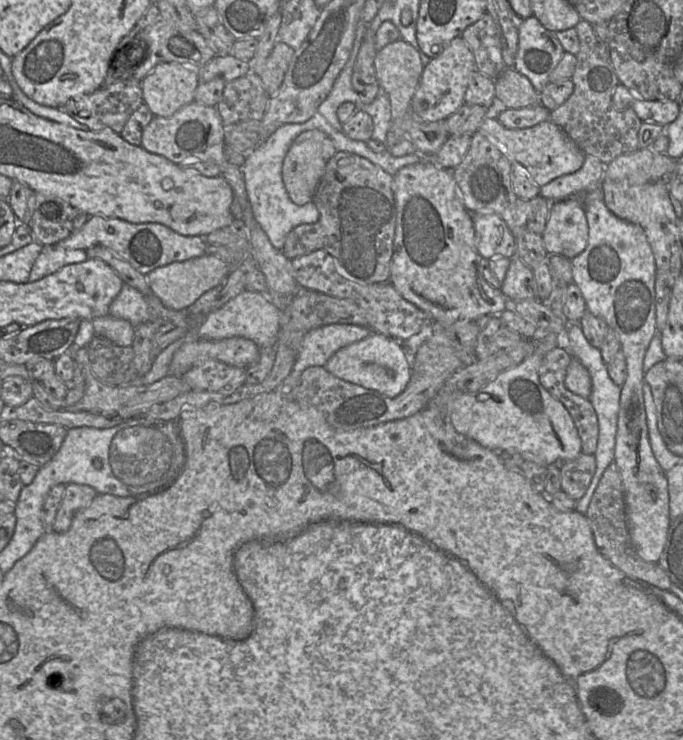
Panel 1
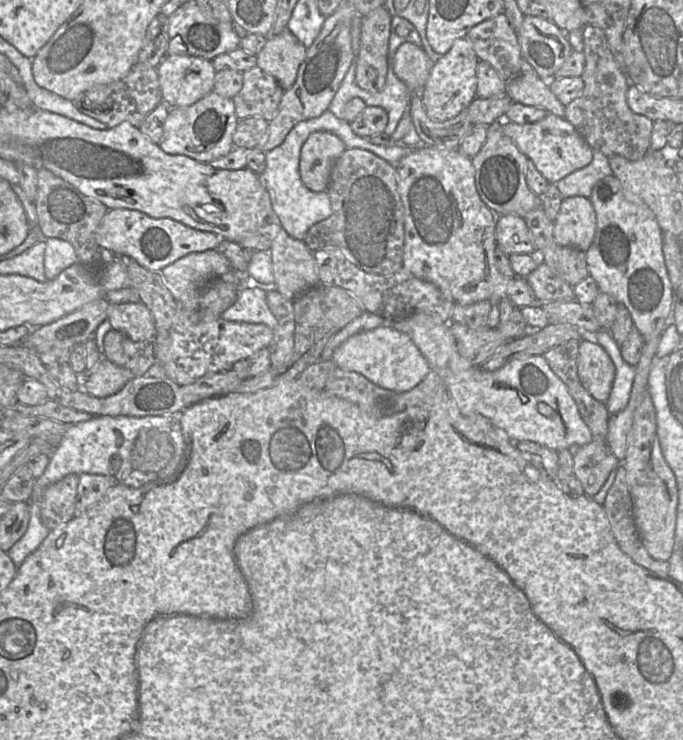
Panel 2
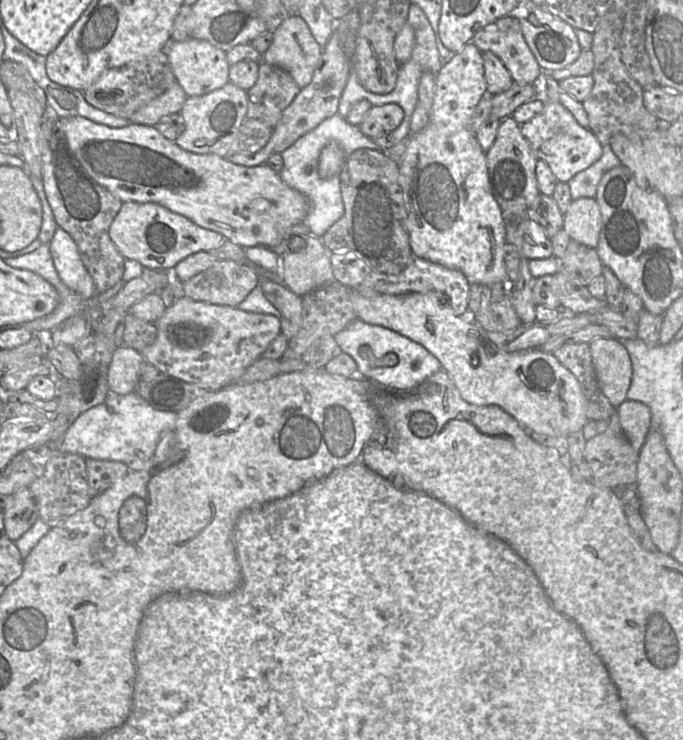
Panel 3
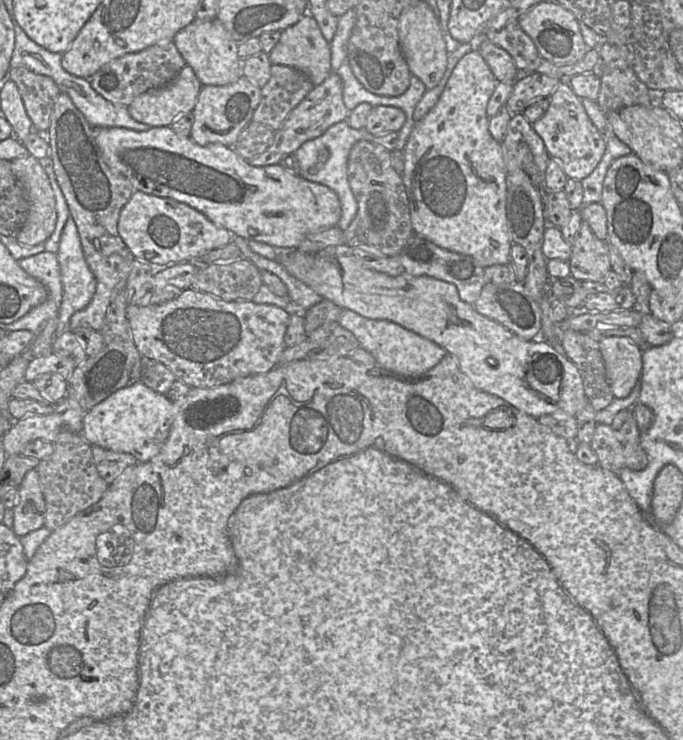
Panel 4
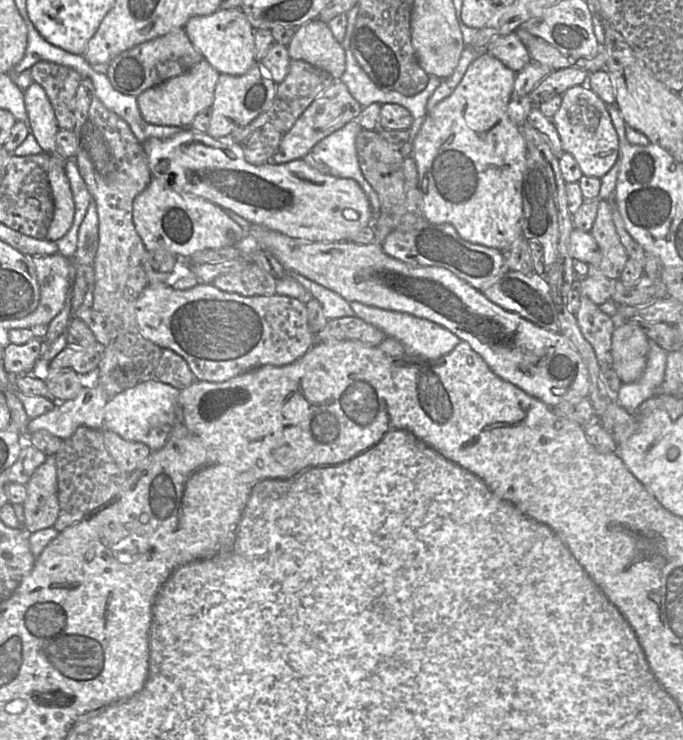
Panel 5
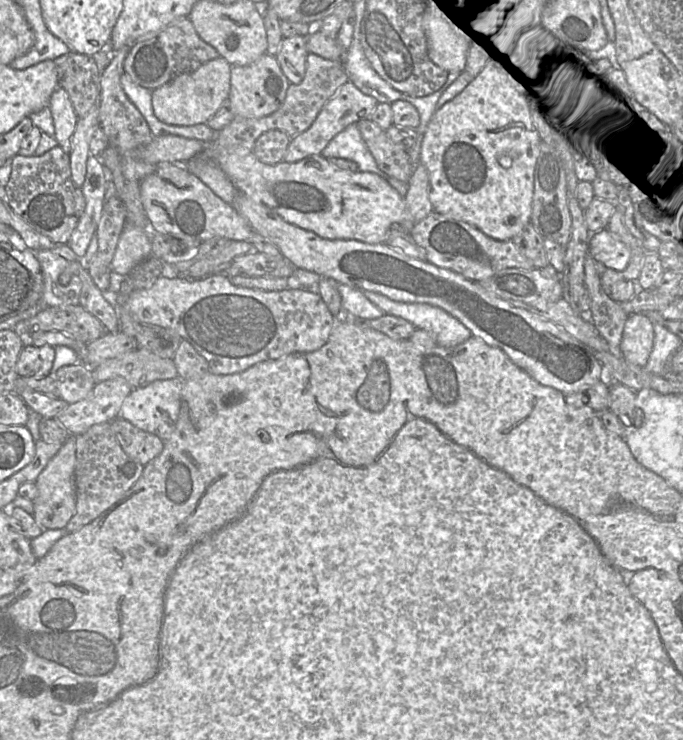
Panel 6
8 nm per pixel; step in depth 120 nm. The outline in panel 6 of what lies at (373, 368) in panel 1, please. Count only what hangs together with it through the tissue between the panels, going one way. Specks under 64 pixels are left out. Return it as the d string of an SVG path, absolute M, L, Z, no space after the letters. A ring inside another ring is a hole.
M375 292L364 293L386 315L403 318L416 329L432 333L435 344L440 347L452 348L471 337L471 332L461 322L441 308L422 303L397 302Z

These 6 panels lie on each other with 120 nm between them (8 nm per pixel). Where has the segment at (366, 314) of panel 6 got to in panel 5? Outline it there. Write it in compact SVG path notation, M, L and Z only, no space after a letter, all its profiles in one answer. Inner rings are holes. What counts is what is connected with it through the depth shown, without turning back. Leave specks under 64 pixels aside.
M286 271L322 306L324 316L329 319L354 316L350 303L339 294L305 278L293 271Z

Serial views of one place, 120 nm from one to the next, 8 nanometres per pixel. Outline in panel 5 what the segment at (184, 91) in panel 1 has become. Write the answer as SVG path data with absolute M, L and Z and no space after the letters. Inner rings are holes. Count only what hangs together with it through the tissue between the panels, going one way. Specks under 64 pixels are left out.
M239 8L219 9L210 15L190 18L183 28L203 60L206 60L219 74L241 76L256 64L255 30Z

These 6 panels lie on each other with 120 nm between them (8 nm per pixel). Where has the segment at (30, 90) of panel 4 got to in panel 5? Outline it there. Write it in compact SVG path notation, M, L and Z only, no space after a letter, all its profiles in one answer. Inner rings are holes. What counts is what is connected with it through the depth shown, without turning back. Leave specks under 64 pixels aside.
M38 62L29 69L29 73L51 102L60 130L72 132L75 97L84 78L69 67L51 62Z

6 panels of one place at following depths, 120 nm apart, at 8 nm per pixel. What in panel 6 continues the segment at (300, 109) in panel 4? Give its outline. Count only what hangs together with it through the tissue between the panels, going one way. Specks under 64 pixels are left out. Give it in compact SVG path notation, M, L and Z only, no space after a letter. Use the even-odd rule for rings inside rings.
M352 82L343 84L327 101L309 129L291 138L283 162L294 163L308 156L321 155L328 143L346 127L363 119L370 119L379 102L363 94Z

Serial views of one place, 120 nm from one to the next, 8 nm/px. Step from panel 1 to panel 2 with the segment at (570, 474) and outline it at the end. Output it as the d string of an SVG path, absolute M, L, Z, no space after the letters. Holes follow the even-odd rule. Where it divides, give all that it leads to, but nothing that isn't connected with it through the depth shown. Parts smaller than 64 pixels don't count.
M592 440L578 449L574 456L573 472L580 481L584 494L594 496L609 475L621 464L611 452L606 440Z

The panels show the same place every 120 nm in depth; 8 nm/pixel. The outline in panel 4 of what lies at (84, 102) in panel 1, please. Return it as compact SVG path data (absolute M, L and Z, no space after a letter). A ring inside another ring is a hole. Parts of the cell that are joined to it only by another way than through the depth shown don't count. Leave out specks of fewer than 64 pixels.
M170 41L116 58L102 66L88 80L94 91L104 99L128 107L137 96L172 81L185 66L185 60Z

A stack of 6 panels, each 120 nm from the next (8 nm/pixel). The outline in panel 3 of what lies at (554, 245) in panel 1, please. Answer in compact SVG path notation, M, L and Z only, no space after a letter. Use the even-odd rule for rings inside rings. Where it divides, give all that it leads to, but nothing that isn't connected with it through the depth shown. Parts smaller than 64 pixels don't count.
M595 198L573 200L564 213L563 229L571 240L596 248L602 227L602 217Z

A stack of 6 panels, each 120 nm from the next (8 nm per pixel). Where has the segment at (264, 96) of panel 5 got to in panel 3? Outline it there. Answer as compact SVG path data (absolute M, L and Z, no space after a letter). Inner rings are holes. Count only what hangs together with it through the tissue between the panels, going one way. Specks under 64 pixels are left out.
M231 83L202 96L188 97L179 112L185 128L175 142L192 153L227 157L236 151L238 131L246 120L246 112L247 91Z

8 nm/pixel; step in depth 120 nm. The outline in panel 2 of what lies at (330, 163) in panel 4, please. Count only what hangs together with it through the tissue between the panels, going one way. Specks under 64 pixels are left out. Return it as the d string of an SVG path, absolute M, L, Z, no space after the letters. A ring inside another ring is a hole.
M330 111L324 112L317 118L297 123L279 146L265 153L266 167L259 174L260 181L269 194L272 210L277 216L280 226L289 236L297 240L304 240L311 226L327 219L332 213L328 192L312 192L303 184L299 174L299 160L302 146L309 135L317 131L330 132L339 137L347 149L359 148L370 151L396 167L401 159L421 146L375 145L369 139L355 134L349 122L337 118Z

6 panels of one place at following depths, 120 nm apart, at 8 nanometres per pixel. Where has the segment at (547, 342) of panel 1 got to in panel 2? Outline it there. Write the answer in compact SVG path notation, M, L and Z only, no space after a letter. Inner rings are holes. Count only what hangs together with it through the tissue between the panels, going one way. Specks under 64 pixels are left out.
M417 313L396 320L391 325L410 336L429 366L442 379L450 396L464 416L482 415L496 427L504 430L514 442L530 441L560 452L572 445L582 447L593 440L592 433L580 416L577 404L570 395L566 384L551 370L543 355L513 360L495 371L486 371L480 366L473 366L463 358L456 347L450 330L450 323L438 323L425 313Z

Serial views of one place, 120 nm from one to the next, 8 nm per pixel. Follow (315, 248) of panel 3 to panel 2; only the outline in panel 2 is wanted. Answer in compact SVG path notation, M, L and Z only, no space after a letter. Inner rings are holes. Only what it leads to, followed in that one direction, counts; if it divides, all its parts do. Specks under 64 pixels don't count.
M280 229L269 250L274 275L274 288L286 299L293 301L308 289L319 285L318 268L312 252L303 240L297 240Z

